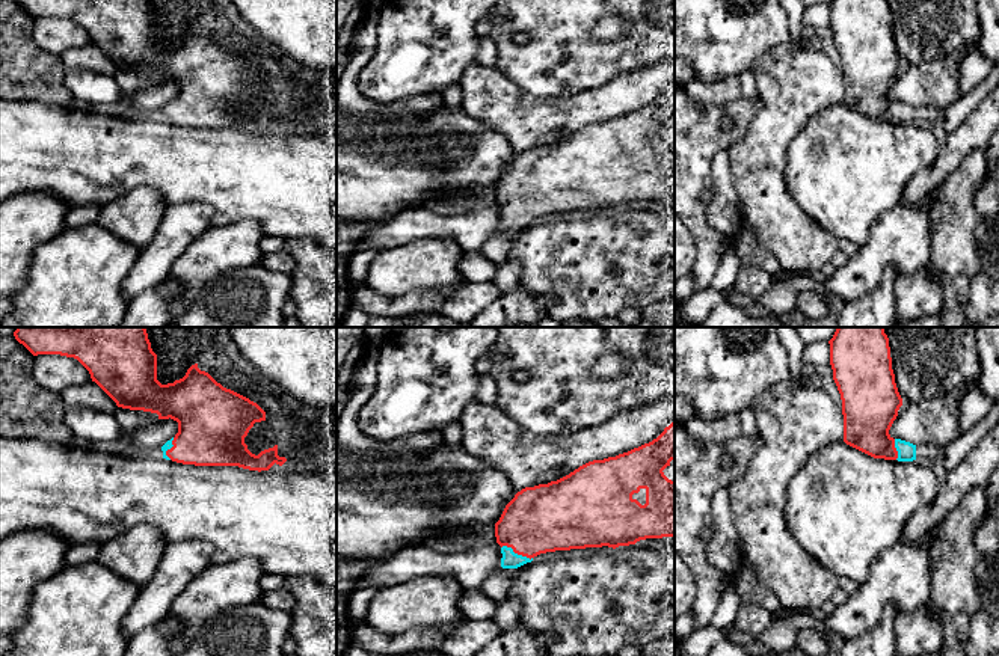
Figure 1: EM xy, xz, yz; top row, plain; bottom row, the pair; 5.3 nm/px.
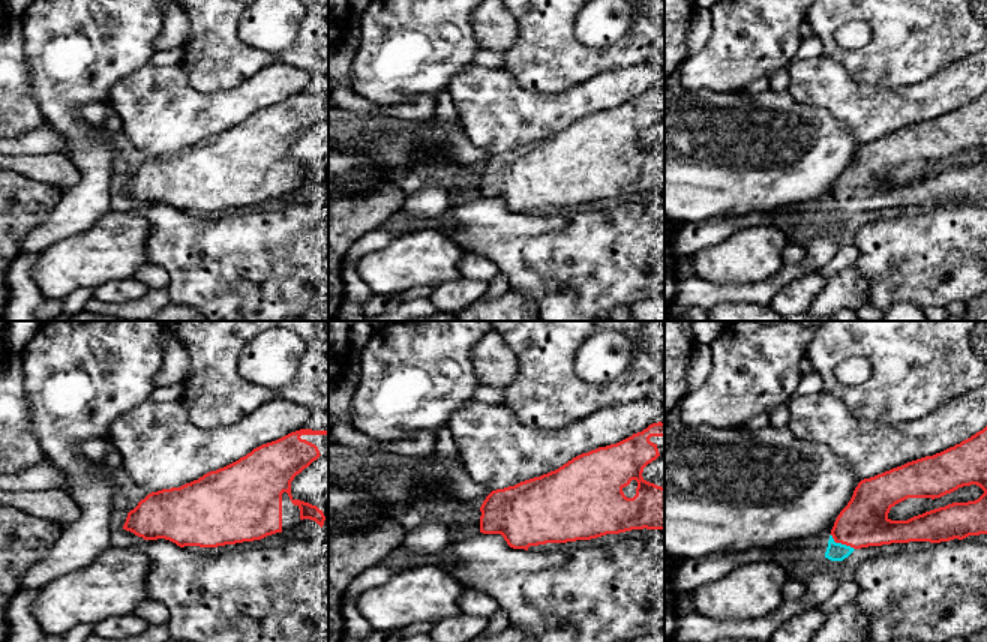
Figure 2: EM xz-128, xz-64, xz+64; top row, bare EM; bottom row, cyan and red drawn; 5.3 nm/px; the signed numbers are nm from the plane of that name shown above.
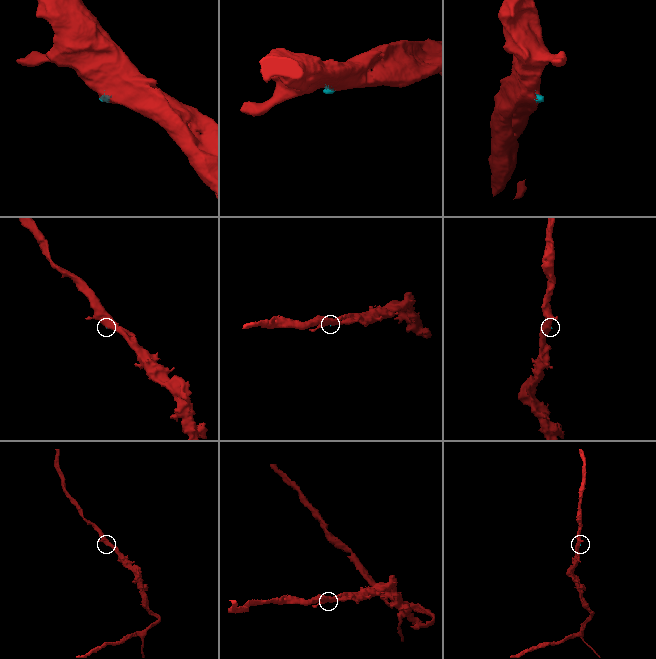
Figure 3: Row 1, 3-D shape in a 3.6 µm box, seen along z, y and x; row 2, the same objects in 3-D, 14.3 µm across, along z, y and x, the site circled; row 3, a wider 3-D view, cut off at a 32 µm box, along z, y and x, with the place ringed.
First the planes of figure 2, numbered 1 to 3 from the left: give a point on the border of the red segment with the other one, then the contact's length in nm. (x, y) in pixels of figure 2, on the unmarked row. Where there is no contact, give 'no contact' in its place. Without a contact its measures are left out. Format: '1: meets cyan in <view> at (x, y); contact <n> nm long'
1: no contact
2: no contact
3: meets cyan in xz+64 at (840, 207); contact 150 nm long

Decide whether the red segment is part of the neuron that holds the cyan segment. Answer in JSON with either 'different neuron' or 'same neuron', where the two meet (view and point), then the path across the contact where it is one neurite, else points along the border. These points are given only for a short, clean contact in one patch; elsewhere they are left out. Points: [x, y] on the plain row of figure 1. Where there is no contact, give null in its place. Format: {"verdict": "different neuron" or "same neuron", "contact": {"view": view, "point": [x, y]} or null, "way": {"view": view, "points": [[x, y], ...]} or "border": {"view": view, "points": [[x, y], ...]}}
{"verdict": "same neuron", "contact": {"view": "xz", "point": [516, 216]}, "way": {"view": "xz", "points": [[510, 222], [516, 216], [518, 208], [547, 180]]}}

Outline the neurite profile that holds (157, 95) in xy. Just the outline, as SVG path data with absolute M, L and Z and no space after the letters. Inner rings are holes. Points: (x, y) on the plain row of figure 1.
M158 81L136 92L128 100L139 109L157 112L178 95L178 84L174 81Z

